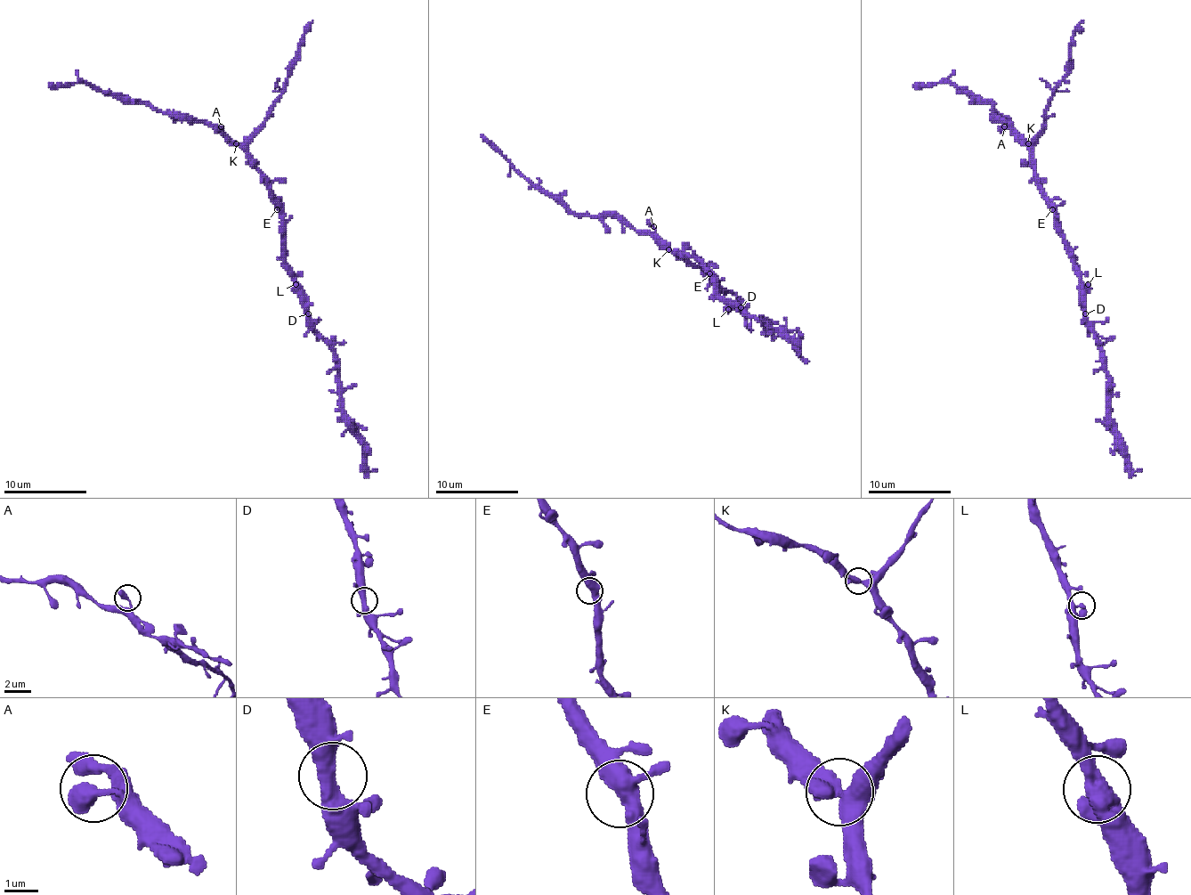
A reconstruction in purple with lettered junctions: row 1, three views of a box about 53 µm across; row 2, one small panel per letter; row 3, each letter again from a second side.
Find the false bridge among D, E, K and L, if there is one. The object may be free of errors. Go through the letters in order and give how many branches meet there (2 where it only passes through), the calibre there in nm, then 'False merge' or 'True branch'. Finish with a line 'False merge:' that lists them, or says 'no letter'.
D: Branches: 2. Thickness 440 nm. True branch
E: Branches: 3. Thickness 440 nm. True branch
K: Branches: 2. Thickness 440 nm. True branch
L: Branches: 2. Thickness 460 nm. True branch
False merge: no letter

